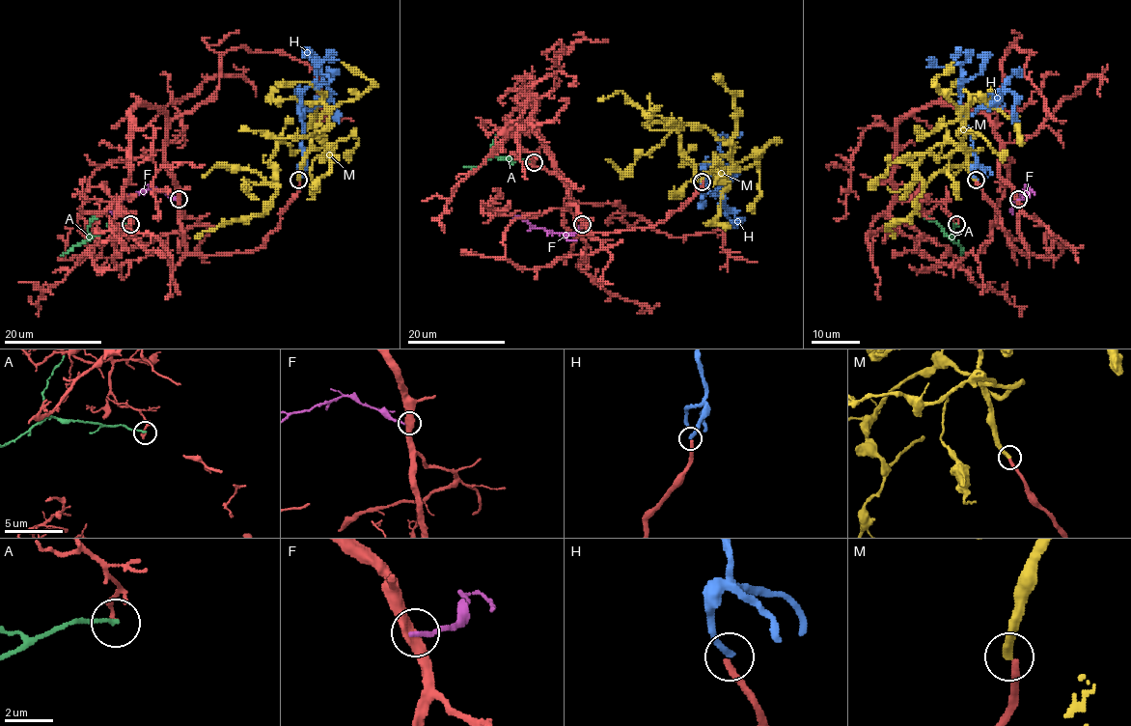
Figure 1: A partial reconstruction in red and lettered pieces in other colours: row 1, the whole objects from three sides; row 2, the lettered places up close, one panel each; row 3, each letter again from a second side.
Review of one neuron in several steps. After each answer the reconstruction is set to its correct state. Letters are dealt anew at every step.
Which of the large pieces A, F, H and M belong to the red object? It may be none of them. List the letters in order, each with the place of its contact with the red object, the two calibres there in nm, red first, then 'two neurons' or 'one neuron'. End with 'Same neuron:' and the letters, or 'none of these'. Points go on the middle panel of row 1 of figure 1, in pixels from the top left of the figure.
A: meets red at (534, 162); 130 nm thick on the red side, 170 nm on the other; two neurons
F: meets red at (582, 224); 440 nm thick on the red side, 200 nm on the other; two neurons
H: meets red at (703, 182); 280 nm thick on the red side, 300 nm on the other; two neurons
M: meets red at (702, 181); 280 nm thick on the red side, 360 nm on the other; two neurons
Same neuron: none of these

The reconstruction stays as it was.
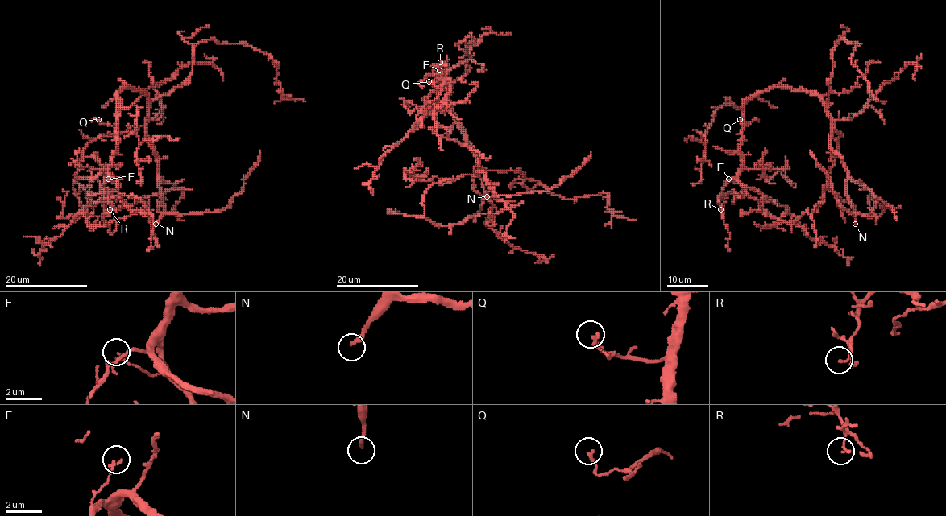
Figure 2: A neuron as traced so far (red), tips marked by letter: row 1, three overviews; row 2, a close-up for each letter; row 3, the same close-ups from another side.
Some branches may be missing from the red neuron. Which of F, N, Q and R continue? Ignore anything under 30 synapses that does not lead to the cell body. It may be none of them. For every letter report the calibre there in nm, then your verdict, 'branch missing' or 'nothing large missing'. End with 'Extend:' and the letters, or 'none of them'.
F: calibre 160 nm; nothing large missing
N: calibre 180 nm; branch missing
Q: calibre 150 nm; nothing large missing
R: calibre 130 nm; nothing large missing
Extend: N

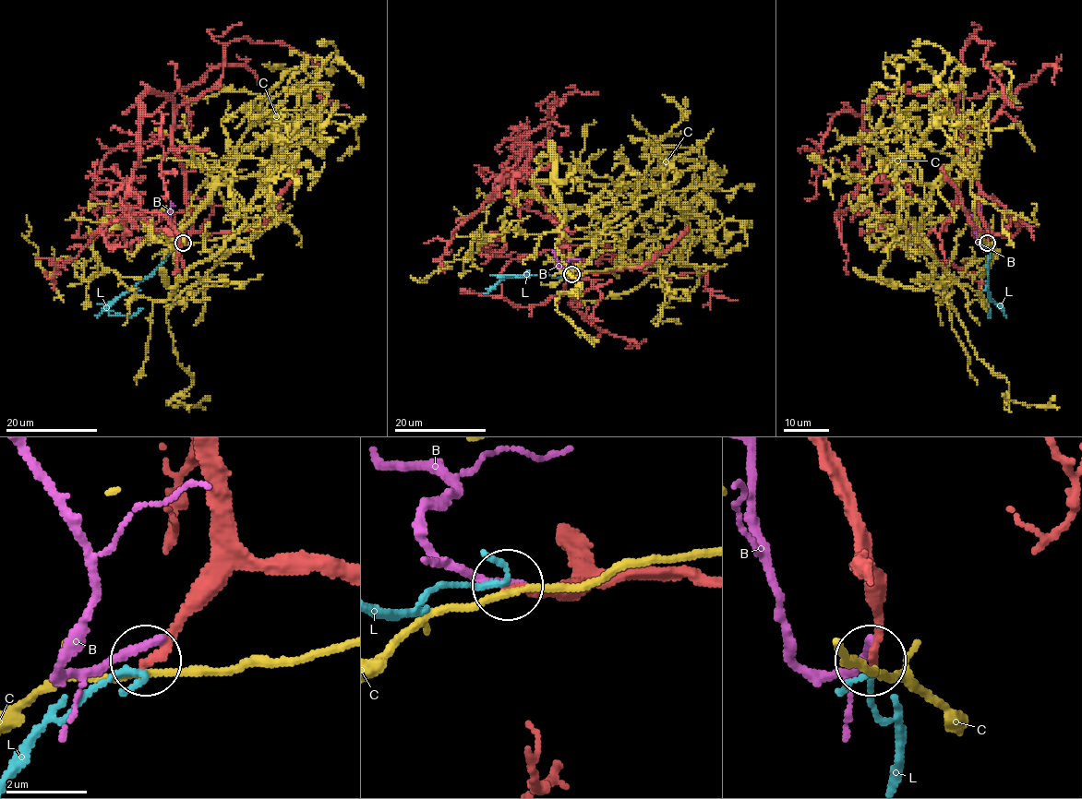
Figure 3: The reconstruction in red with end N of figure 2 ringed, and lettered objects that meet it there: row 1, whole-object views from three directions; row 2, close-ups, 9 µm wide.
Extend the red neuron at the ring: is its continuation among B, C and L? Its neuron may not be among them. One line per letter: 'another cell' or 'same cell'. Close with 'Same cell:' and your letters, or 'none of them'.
B: another cell
C: another cell
L: another cell
Same cell: none of them

